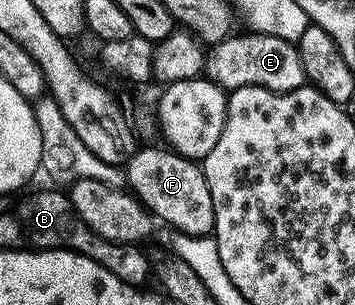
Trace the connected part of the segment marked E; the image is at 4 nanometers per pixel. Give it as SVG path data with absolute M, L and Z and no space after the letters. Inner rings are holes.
M248 32L245 35L229 35L207 51L205 77L228 92L240 87L258 86L280 93L296 90L305 83L300 52L295 43L269 34Z

